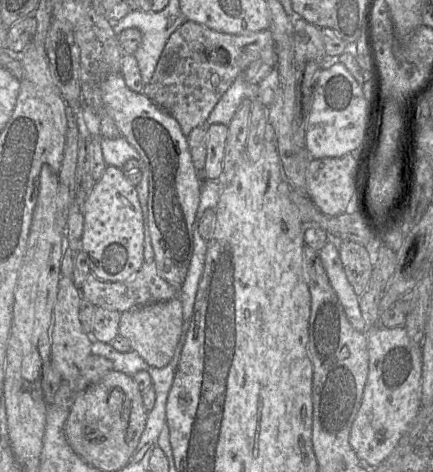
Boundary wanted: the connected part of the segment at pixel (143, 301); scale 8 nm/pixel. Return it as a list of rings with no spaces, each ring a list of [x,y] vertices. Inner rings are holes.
[[[155,262],[143,263],[134,276],[123,282],[104,282],[97,279],[93,274],[83,282],[80,293],[82,298],[91,302],[94,306],[114,310],[119,313],[129,311],[136,307],[167,301],[178,297],[179,290],[166,282],[159,274]]]

